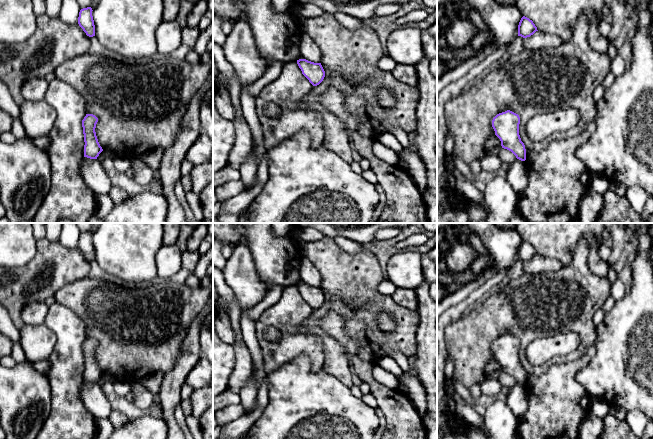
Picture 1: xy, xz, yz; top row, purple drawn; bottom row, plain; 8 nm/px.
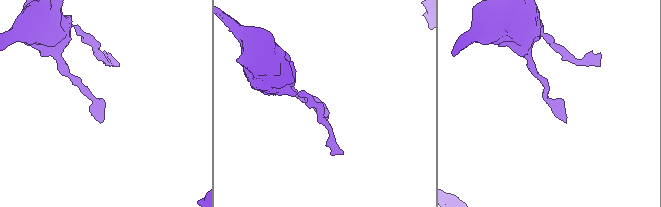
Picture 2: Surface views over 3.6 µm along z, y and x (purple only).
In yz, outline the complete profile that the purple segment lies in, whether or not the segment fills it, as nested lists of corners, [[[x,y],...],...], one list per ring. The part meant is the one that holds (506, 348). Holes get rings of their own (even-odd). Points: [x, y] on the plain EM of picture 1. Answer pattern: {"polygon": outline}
{"polygon": [[[510,334],[497,338],[492,344],[492,351],[502,372],[511,375],[517,383],[525,385],[526,373],[519,359],[519,348],[519,339]]]}

